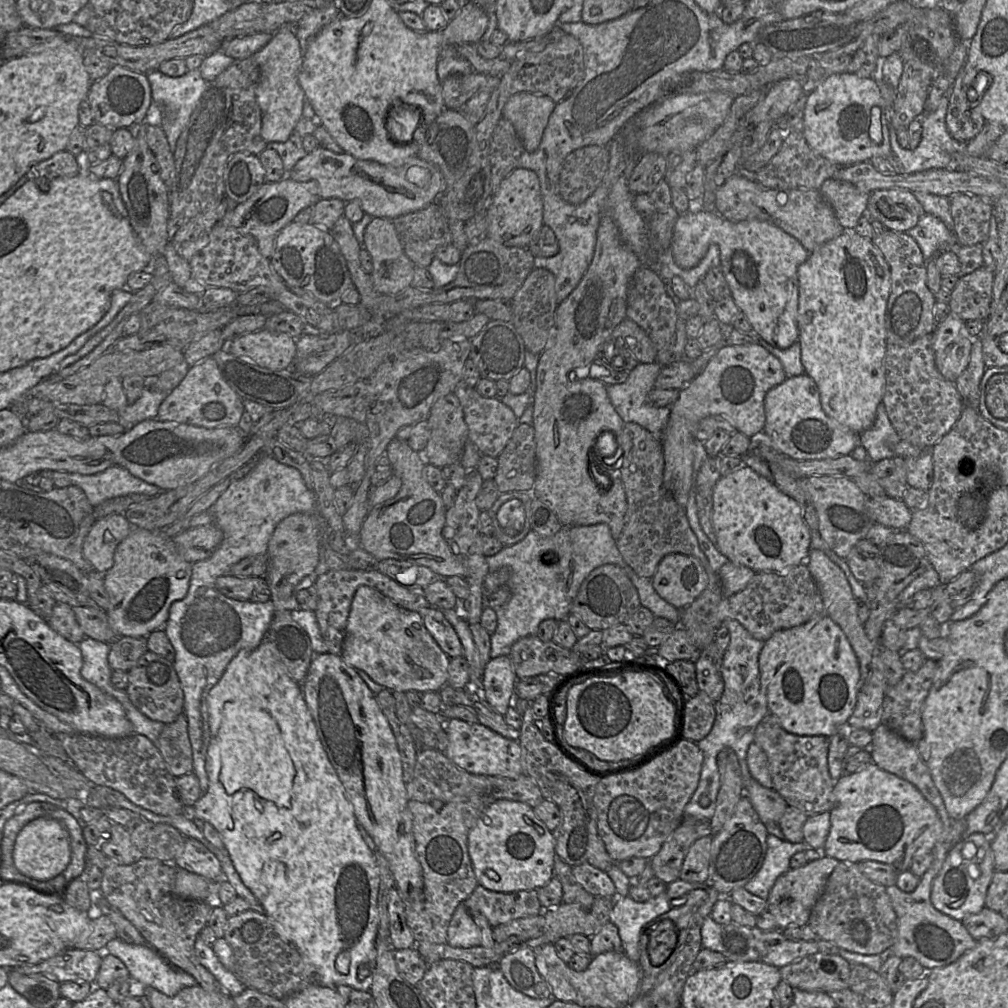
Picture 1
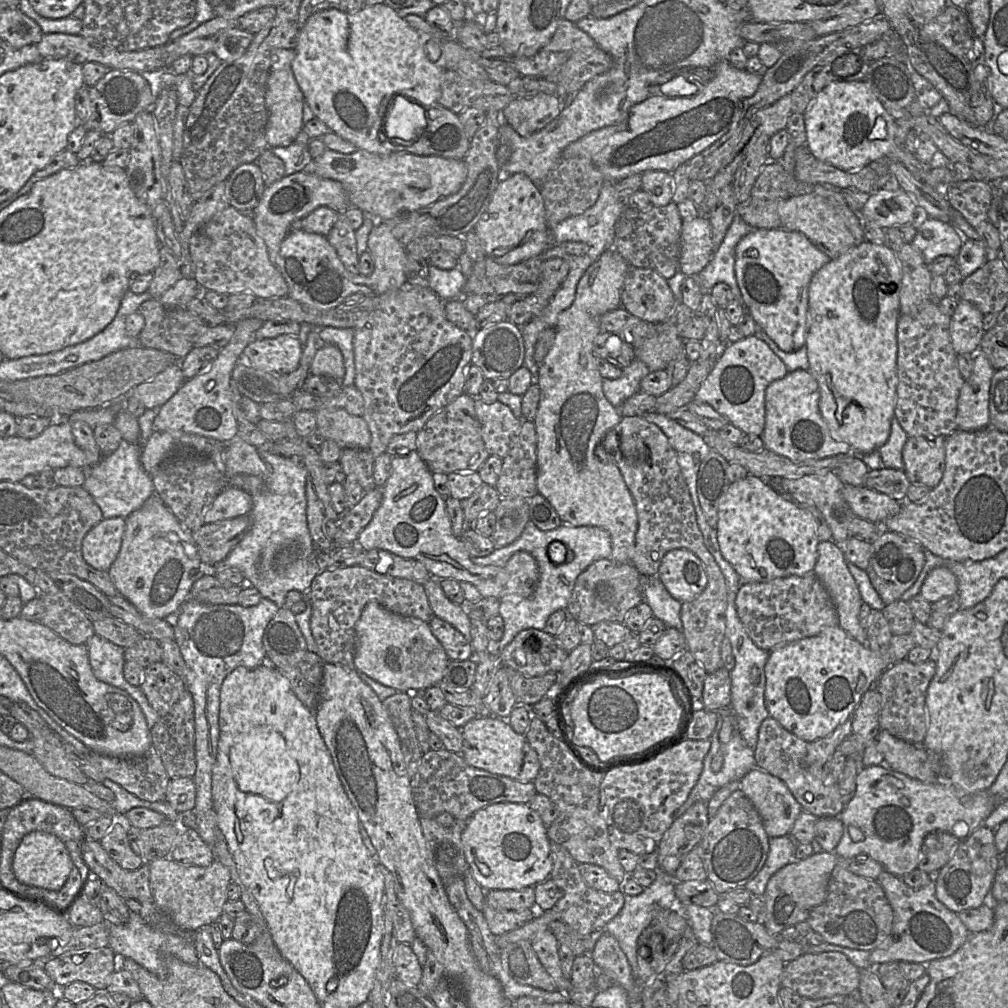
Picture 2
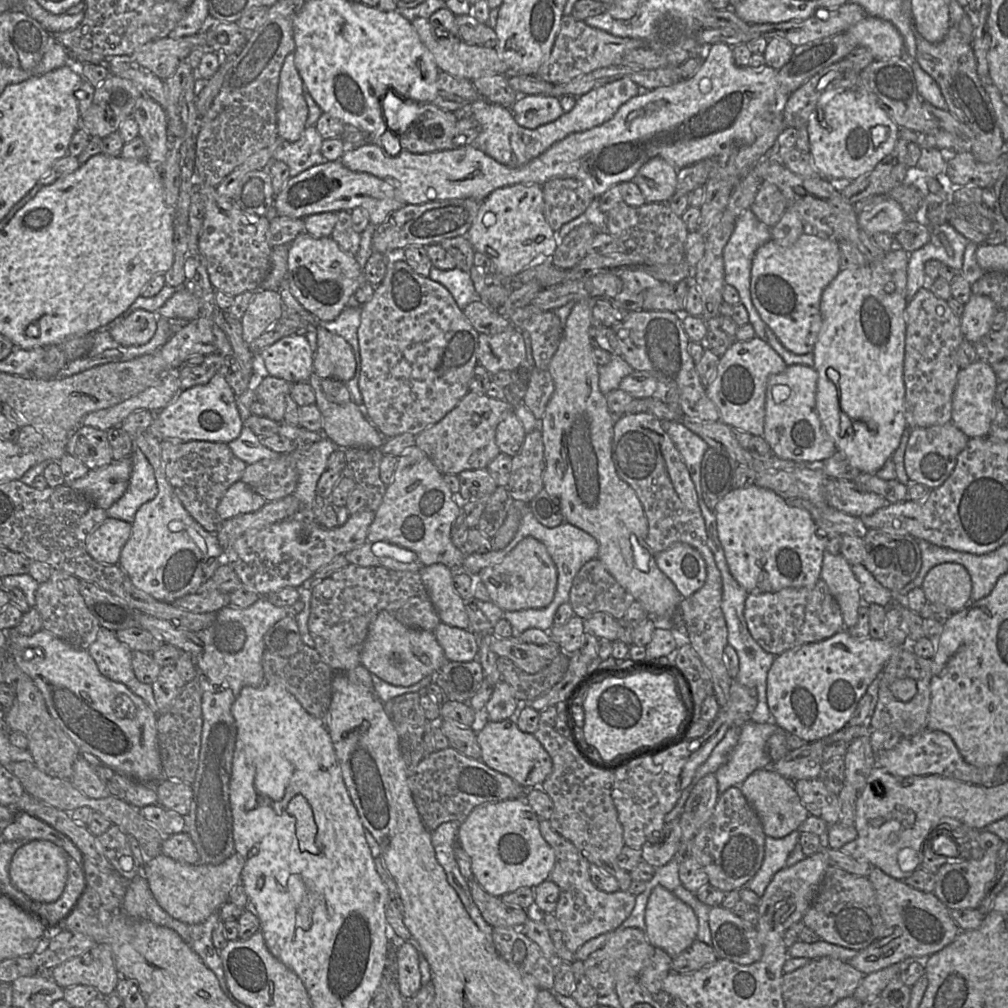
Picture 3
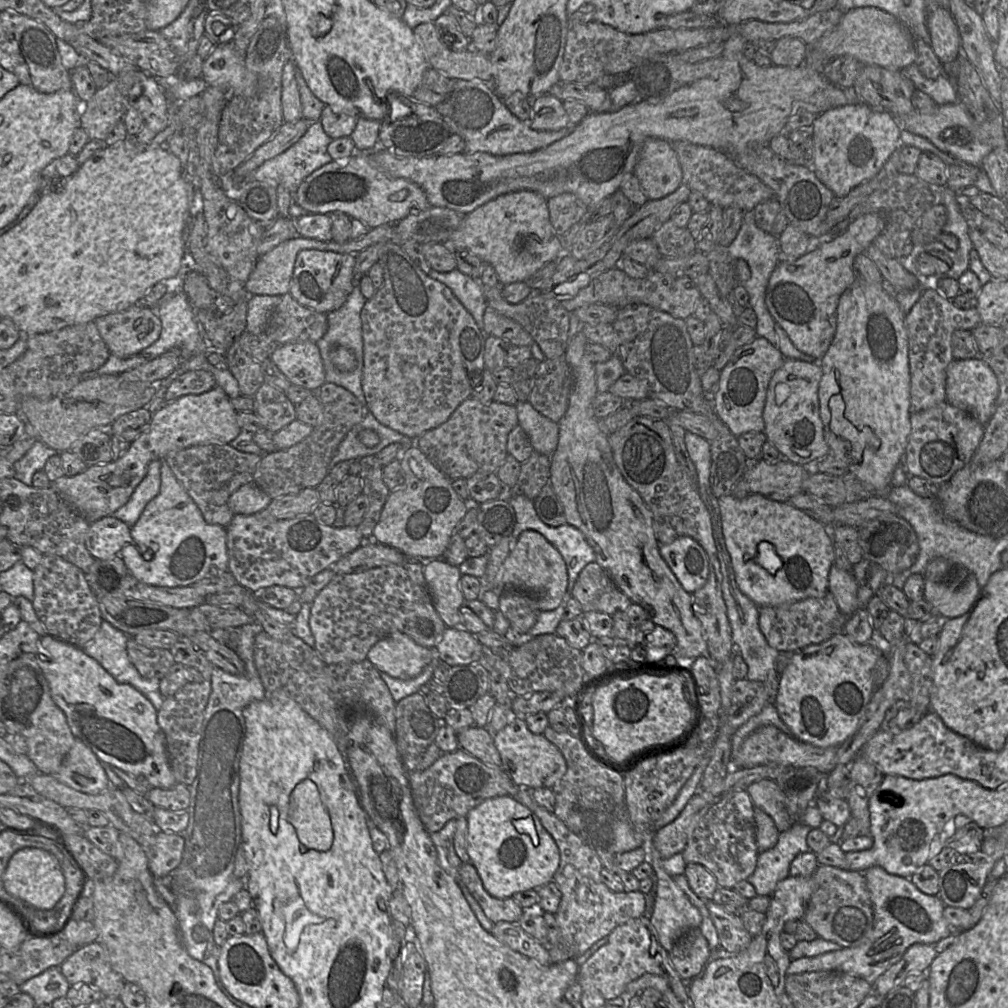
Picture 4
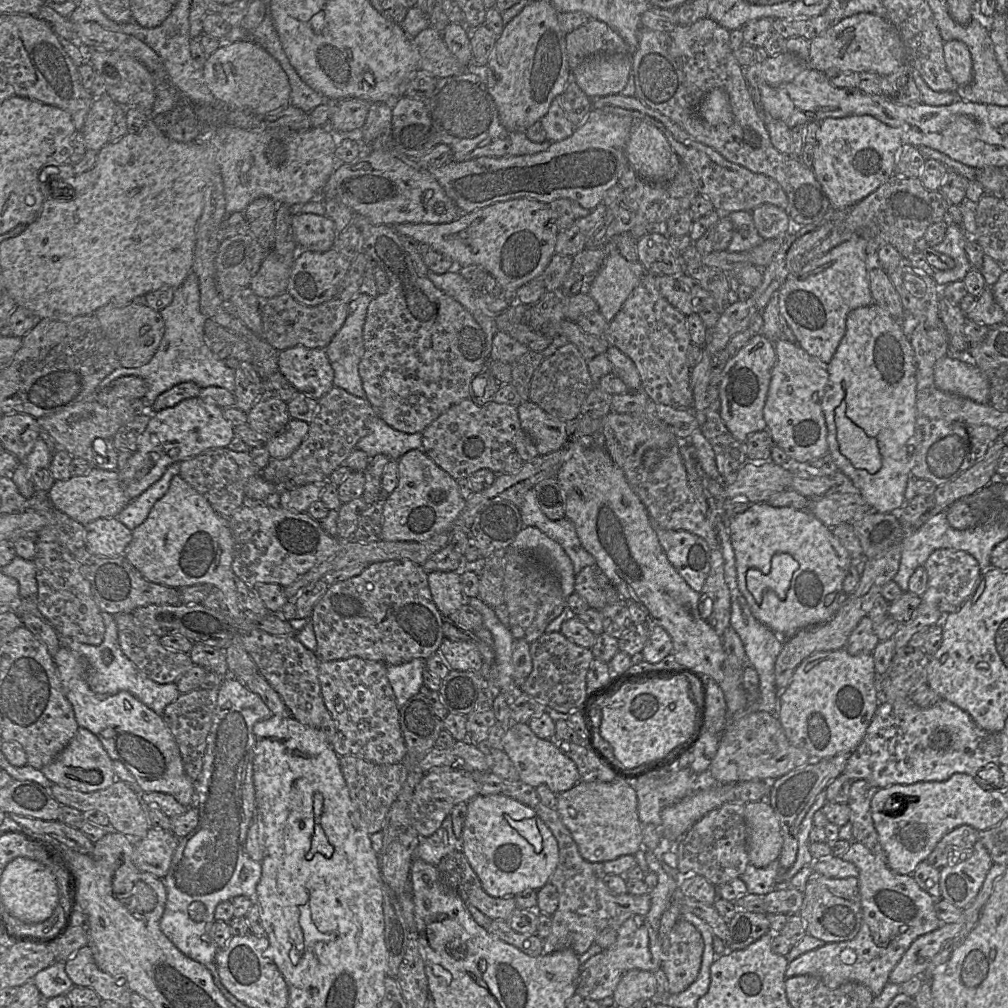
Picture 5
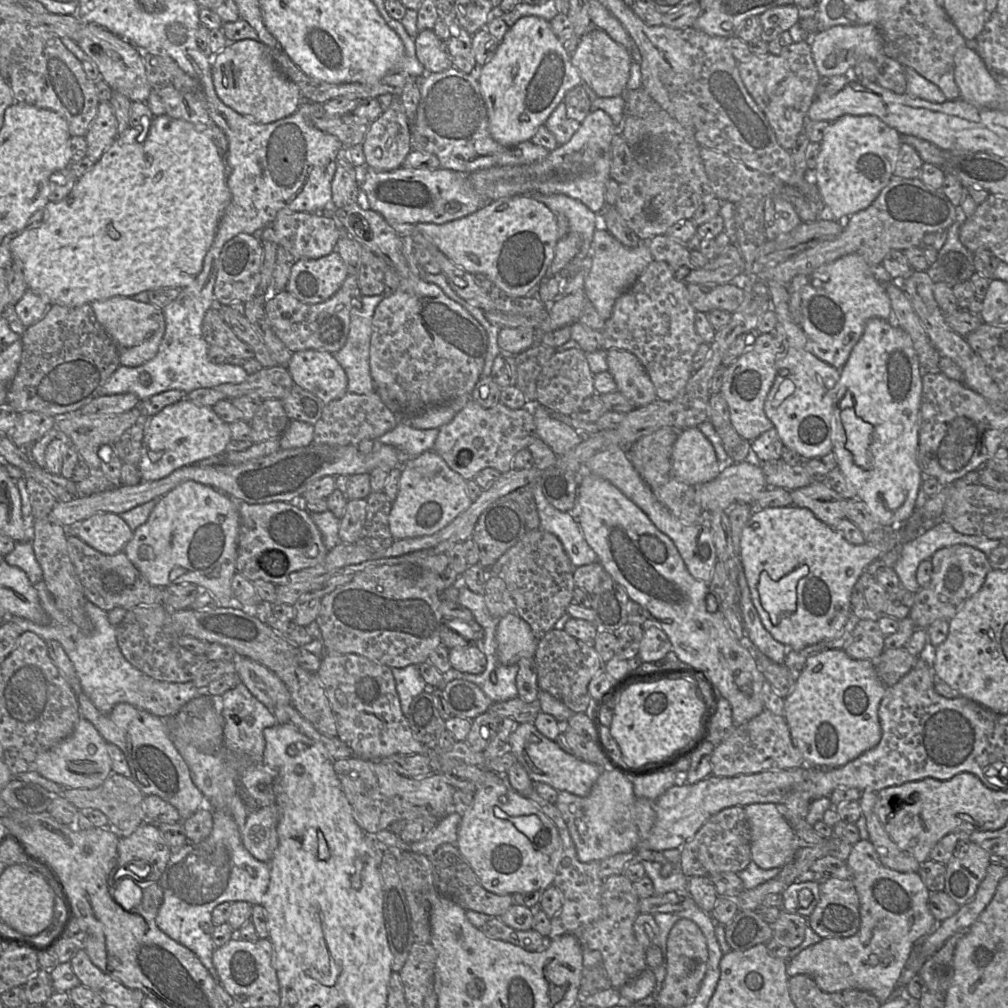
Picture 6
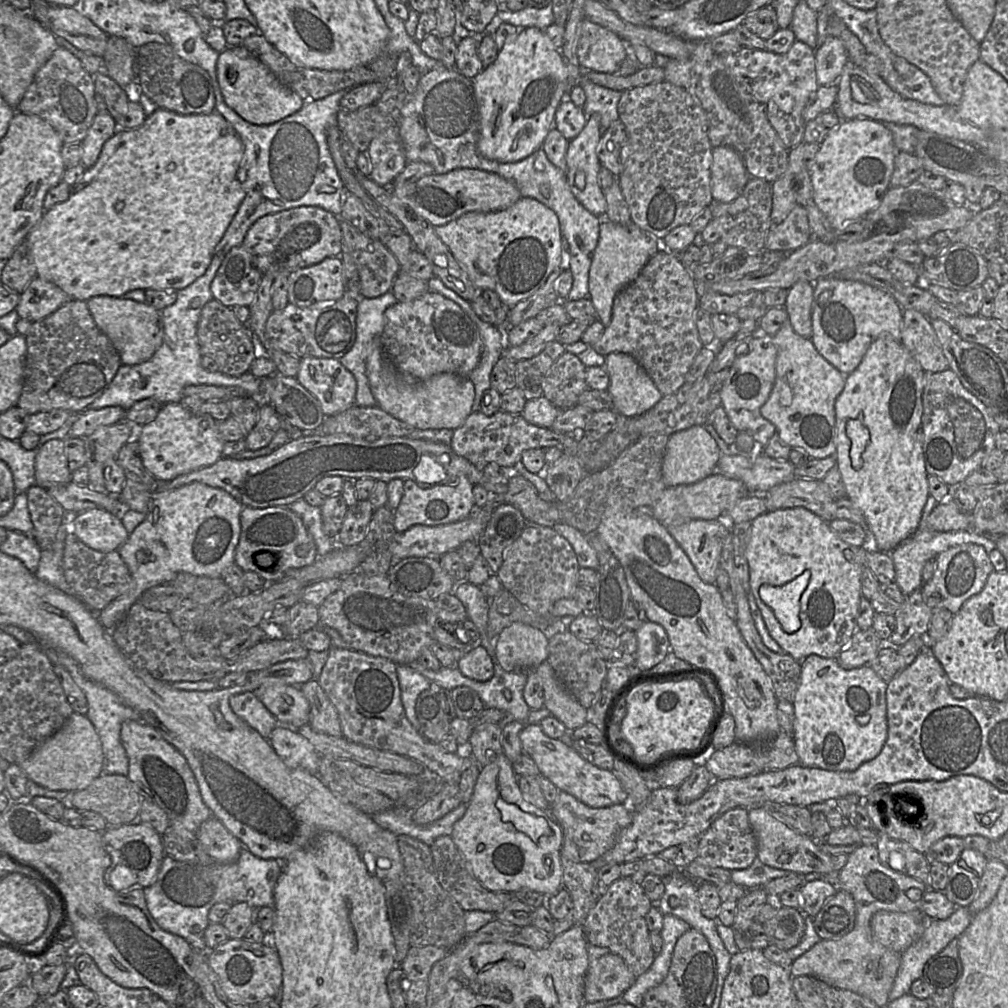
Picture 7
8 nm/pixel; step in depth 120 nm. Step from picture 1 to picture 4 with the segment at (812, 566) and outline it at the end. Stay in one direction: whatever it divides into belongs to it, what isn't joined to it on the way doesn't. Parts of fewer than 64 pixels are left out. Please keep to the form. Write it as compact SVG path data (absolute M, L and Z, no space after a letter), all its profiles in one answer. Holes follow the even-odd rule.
M833 564L829 571L828 591L833 595L842 614L850 617L858 610L859 584L852 572L842 570Z

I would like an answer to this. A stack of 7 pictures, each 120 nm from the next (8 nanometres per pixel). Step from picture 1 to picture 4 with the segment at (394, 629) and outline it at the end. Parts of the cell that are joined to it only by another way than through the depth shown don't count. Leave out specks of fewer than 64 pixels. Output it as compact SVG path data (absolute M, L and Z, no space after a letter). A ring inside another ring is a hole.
M392 632L376 642L367 654L380 672L401 680L418 676L436 656L435 649L417 644L402 632Z

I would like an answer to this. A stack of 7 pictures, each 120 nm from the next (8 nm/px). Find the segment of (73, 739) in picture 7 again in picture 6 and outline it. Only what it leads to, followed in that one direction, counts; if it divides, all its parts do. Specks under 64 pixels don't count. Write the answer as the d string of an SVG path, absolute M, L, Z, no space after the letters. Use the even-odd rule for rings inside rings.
M83 717L69 737L39 754L30 765L44 778L70 789L95 789L112 774L112 761L106 741L94 725Z

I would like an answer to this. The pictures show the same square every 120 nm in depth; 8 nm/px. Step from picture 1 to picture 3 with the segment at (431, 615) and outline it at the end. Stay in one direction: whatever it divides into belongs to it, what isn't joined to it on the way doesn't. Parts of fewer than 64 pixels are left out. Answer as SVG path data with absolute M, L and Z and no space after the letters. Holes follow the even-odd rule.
M440 622L434 630L434 635L449 662L477 660L478 635L472 631Z

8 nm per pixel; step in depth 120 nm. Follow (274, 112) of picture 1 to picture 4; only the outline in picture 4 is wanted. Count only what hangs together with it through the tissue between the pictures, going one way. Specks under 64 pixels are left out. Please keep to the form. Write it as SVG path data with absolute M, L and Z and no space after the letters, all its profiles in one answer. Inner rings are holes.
M289 60L282 71L281 104L284 122L296 122L302 118L302 105L295 75L296 64Z

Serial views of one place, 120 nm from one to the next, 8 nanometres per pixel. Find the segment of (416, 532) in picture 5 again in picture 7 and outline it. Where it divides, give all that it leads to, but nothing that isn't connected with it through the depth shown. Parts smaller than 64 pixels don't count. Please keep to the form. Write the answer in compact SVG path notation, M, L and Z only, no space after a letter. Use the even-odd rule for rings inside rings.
M465 476L453 483L423 486L413 479L404 481L404 494L394 511L394 528L404 532L414 525L437 526L467 518L476 508L473 484Z

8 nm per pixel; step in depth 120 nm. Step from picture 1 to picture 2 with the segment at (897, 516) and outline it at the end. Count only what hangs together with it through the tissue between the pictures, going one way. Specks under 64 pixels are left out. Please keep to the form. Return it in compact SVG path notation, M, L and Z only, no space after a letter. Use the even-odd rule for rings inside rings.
M845 484L843 497L856 516L874 523L884 522L901 508L901 502L864 486Z

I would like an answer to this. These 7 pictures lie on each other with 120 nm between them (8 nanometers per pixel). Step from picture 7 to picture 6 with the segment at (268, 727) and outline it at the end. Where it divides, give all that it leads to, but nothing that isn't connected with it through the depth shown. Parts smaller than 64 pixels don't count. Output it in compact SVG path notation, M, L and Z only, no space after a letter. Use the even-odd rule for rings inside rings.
M242 682L220 697L214 697L213 708L219 711L224 719L225 748L246 764L262 762L266 745L263 730L278 724L273 712L260 702Z

